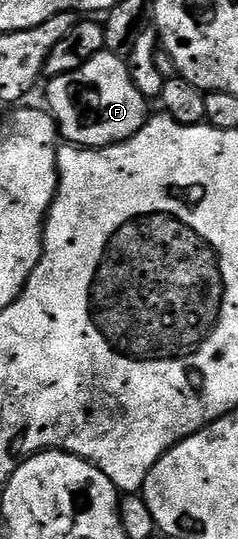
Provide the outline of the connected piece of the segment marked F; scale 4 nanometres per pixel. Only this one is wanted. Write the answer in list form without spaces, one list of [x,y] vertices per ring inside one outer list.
[[[103,50],[90,57],[82,69],[47,80],[47,110],[56,121],[61,140],[78,147],[109,147],[124,143],[144,128],[150,118],[149,100],[134,85],[128,64],[121,56]]]

